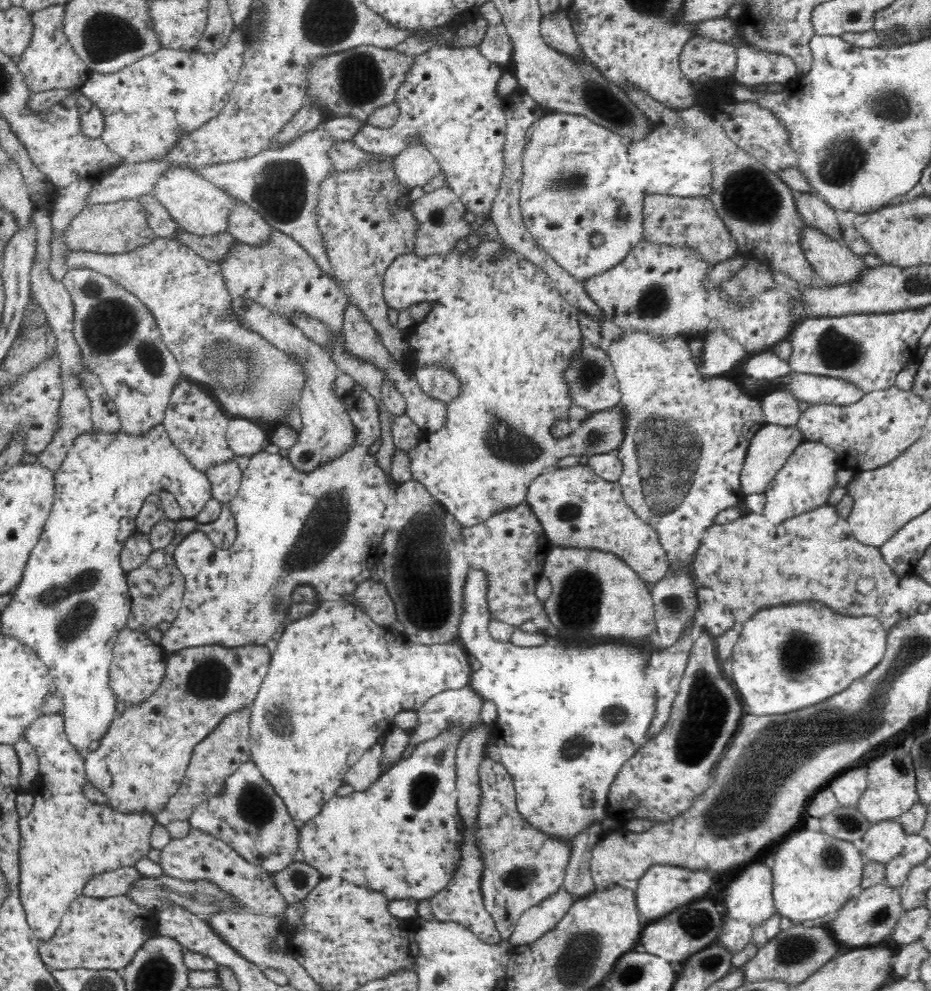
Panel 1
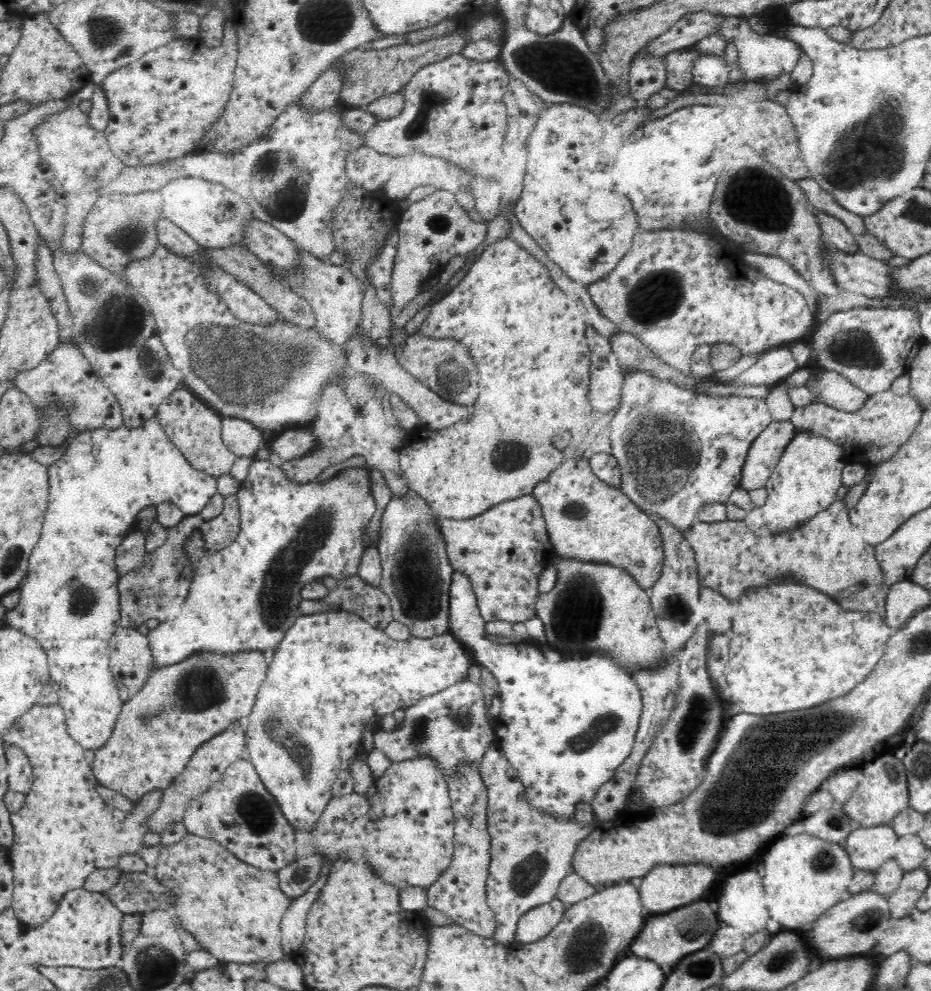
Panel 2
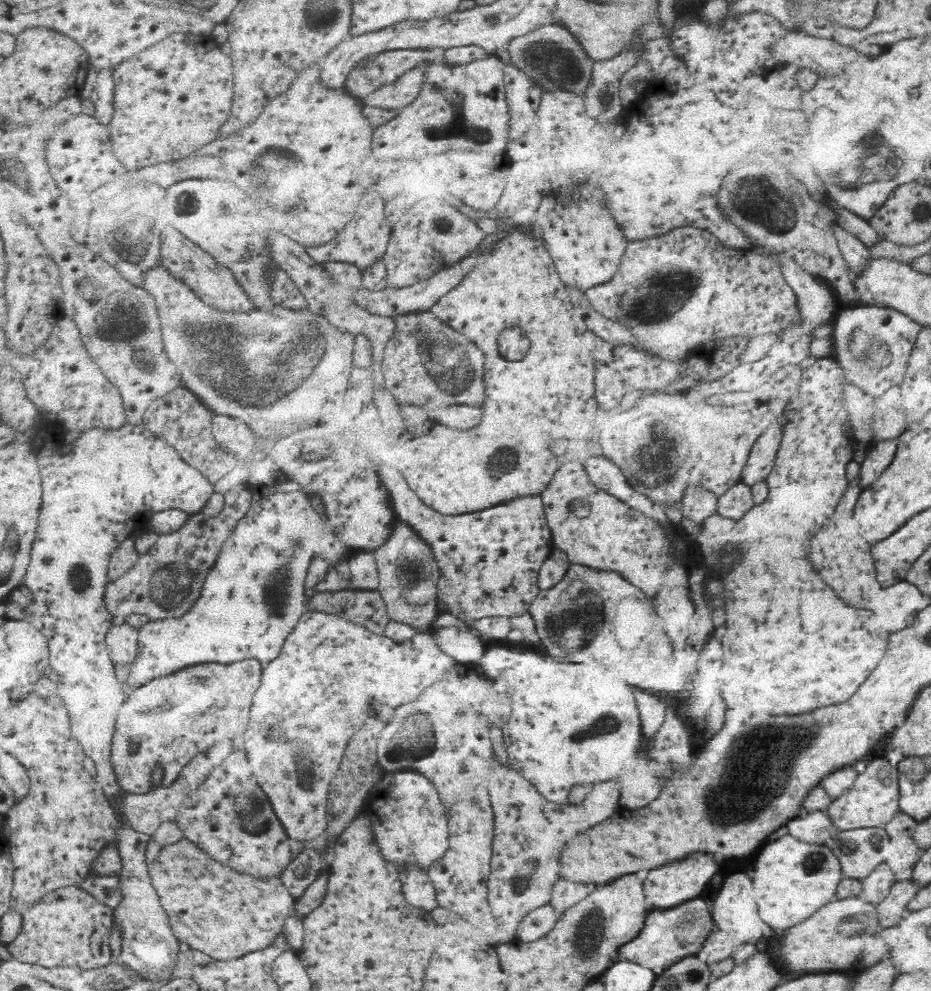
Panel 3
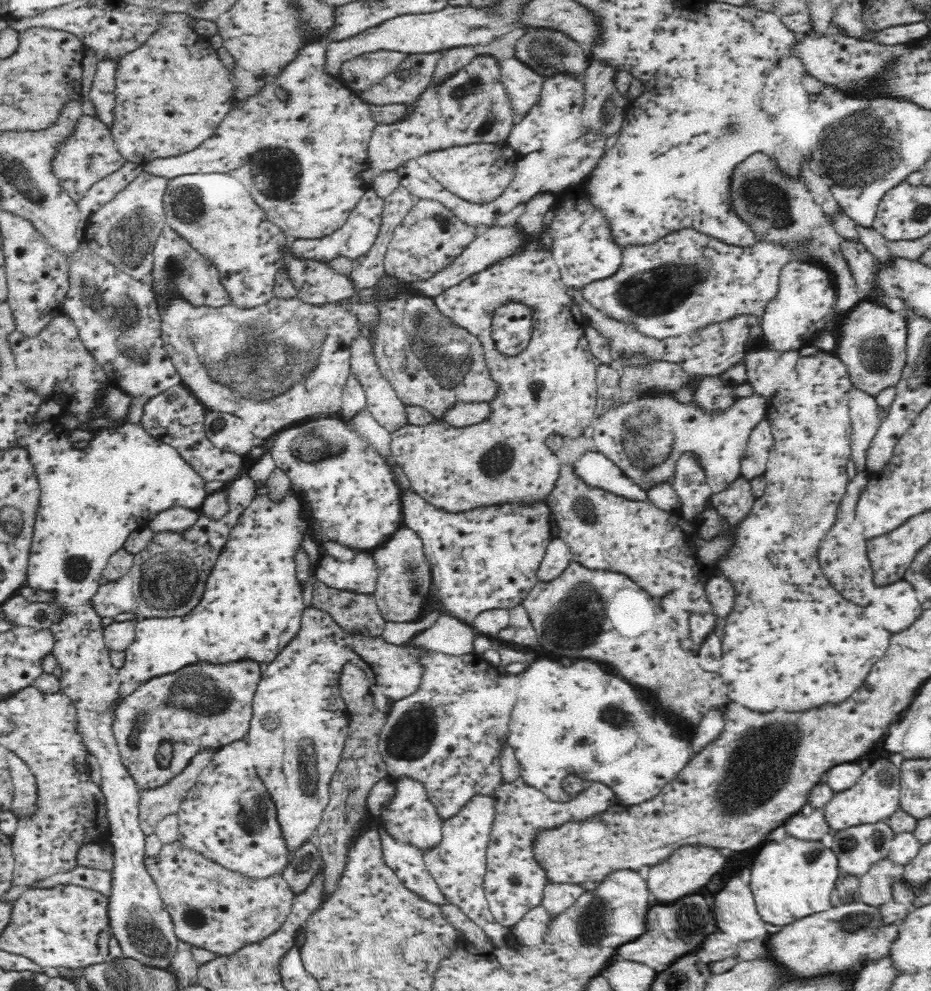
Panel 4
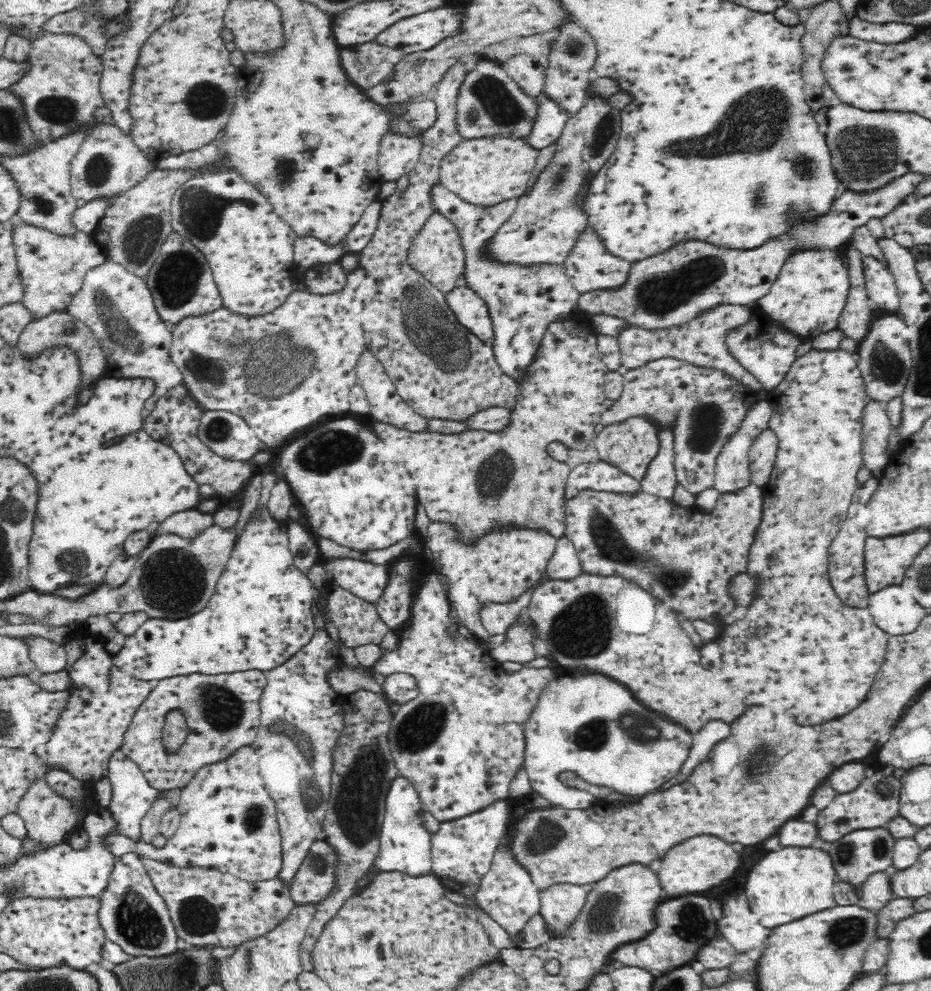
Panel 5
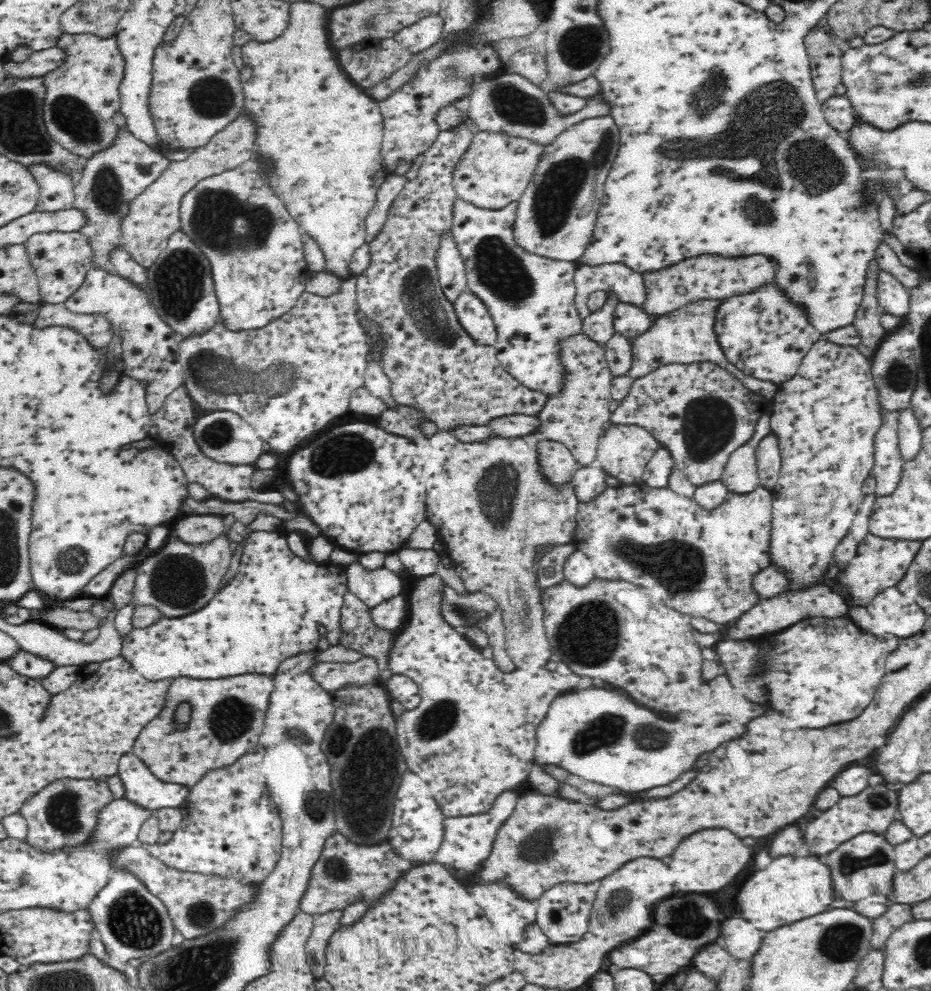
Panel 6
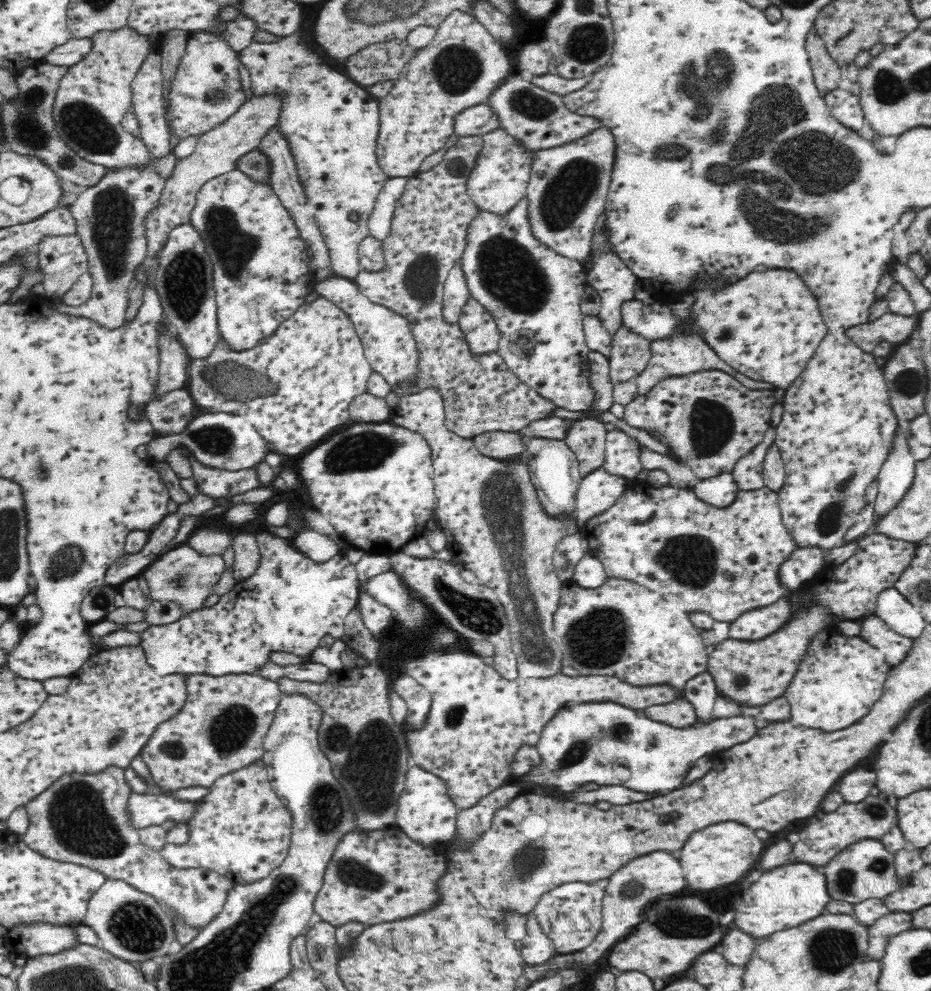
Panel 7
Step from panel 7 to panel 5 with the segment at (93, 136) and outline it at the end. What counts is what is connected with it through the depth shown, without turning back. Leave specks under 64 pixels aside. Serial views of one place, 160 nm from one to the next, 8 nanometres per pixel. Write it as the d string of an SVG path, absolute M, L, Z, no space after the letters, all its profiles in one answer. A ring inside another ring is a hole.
M44 32L29 41L31 47L23 60L26 70L5 90L24 109L25 124L32 131L32 135L42 140L54 140L57 137L64 137L70 130L77 129L80 125L84 126L84 132L94 128L94 126L86 127L86 122L94 118L95 108L104 107L99 86L101 57L93 54L84 40L73 34Z

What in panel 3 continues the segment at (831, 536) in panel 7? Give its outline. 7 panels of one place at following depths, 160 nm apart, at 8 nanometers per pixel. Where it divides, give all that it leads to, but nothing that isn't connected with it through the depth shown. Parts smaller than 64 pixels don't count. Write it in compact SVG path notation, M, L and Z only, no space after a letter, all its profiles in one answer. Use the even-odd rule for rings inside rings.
M810 355L806 359L806 366L798 365L800 370L800 380L796 387L796 394L793 394L783 404L785 406L784 416L775 414L774 423L778 424L782 433L778 436L779 447L775 459L771 462L769 473L764 478L768 487L768 494L759 502L753 503L753 506L744 516L739 518L729 518L724 511L713 511L706 519L695 521L699 525L698 538L695 539L696 551L700 554L699 570L701 575L719 574L719 578L724 582L728 592L728 602L725 610L725 618L723 628L719 635L721 638L721 646L723 648L723 660L717 664L712 670L718 683L721 697L724 705L727 707L740 706L746 708L749 713L800 713L802 710L810 710L810 708L818 708L824 704L835 704L848 700L851 694L862 684L871 670L876 666L879 660L884 656L888 648L890 634L892 632L883 630L881 617L878 608L864 609L855 607L846 603L837 596L837 592L832 592L832 588L828 590L828 584L824 584L824 578L816 572L816 568L812 566L812 560L808 560L808 544L814 540L814 536L820 532L820 528L824 528L835 511L836 505L841 499L840 496L846 490L846 464L852 462L852 447L849 438L849 418L847 409L844 406L845 386L848 383L845 379L844 370L832 356L814 356ZM730 551L740 555L738 565L723 564L721 553Z

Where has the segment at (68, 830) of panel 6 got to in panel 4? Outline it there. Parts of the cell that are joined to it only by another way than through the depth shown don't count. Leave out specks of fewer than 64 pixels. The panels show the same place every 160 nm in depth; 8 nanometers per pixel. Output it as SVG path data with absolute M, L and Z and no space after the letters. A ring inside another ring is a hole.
M3 750L3 753L14 791L11 810L16 816L24 816L24 813L32 812L35 804L35 778L29 766L16 753L10 750Z

